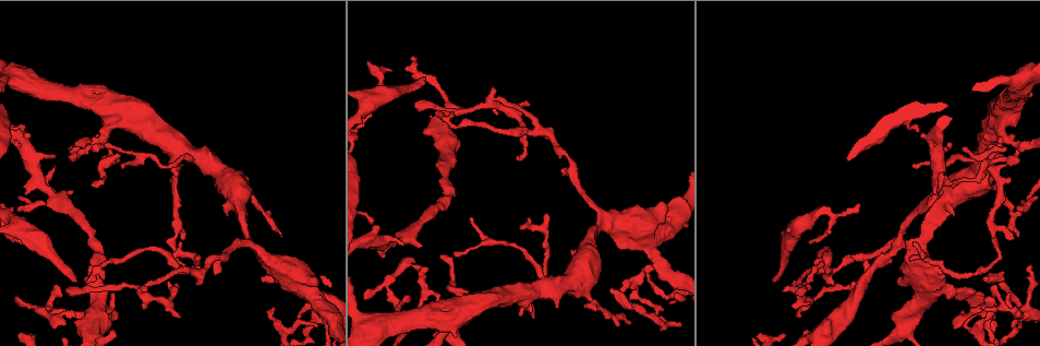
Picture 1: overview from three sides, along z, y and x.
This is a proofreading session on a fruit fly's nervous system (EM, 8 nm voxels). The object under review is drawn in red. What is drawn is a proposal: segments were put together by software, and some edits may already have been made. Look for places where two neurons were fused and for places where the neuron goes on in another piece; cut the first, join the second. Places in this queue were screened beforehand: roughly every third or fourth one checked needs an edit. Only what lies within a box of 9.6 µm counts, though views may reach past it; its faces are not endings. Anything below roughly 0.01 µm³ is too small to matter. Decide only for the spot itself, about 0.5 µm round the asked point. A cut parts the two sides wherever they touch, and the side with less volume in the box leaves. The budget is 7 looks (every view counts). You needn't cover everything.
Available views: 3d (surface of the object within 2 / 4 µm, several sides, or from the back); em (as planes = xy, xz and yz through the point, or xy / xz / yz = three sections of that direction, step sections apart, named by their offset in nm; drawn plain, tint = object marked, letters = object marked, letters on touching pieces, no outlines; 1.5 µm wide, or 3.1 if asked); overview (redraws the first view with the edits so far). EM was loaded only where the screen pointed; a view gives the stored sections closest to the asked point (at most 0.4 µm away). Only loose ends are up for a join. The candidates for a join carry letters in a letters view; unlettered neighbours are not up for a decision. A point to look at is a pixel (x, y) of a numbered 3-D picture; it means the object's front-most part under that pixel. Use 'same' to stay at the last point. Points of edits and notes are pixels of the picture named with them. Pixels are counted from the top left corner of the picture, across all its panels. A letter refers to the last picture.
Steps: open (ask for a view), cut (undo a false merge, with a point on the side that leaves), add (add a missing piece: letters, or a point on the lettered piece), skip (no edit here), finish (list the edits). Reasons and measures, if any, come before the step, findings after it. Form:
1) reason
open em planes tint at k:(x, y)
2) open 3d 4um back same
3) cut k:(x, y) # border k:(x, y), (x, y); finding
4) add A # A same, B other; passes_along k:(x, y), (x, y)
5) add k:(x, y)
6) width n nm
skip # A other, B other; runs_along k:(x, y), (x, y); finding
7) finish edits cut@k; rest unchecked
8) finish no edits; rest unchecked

branch stops here
open 3d 2um at 1:(72, 191)

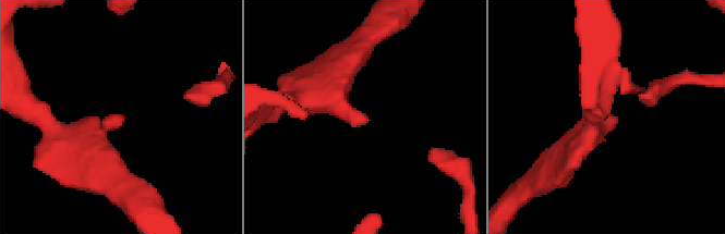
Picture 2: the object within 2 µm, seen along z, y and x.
now the EM
open em yz step 4 letters at 2:(117, 115)

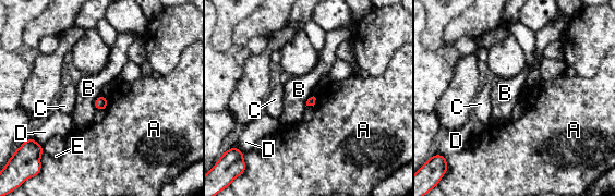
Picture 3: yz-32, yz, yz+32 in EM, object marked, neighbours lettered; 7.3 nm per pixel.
another direction
open em planes letters same

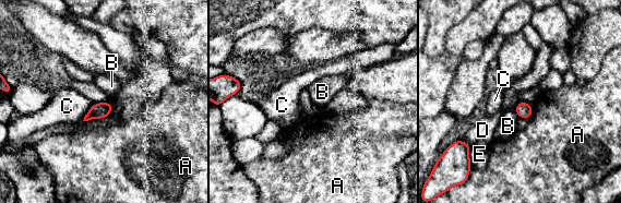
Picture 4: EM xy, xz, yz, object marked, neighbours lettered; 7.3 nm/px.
longest_contact C 150 nm
skip # A other, B other, C other, D other, E other; no lettered piece goes on from it

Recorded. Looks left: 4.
an open end
open 3d 2um at 1:(527, 106)

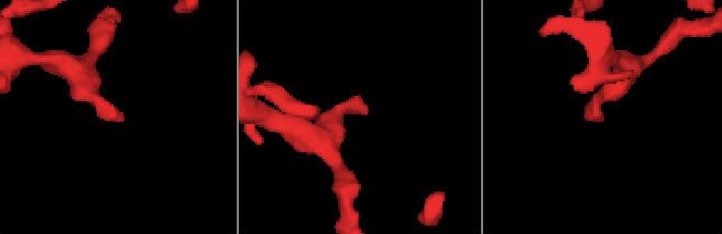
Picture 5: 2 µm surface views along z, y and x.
shape alone is not enough
open em planes tint at 5:(122, 118)

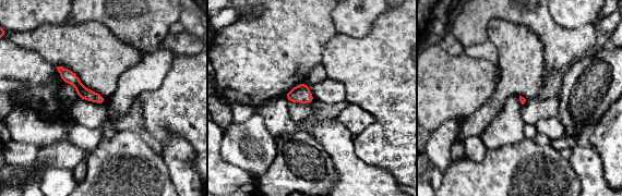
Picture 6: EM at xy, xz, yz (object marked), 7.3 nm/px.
what lies round it
open em planes letters same

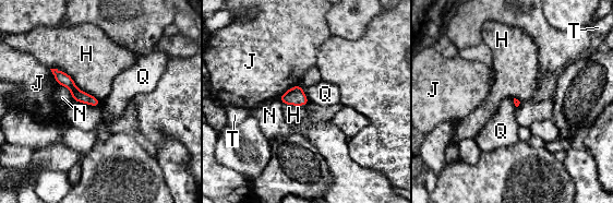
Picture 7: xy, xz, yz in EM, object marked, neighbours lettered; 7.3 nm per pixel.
skip # H other, J other, N other, Q other, T other; border 7:(302, 88), (310, 100); none of them fits

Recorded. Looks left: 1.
abrupt turn
open em planes letters at 1:(644, 272)

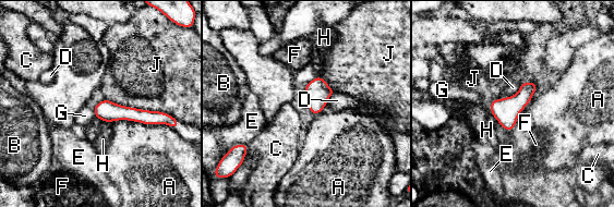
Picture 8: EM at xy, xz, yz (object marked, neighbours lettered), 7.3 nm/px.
width 160 nm
skip # A other, B other, C other, D other, E other, F other, G other, H other, J other; all the same neuron

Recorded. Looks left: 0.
finish no edits; rest unchecked

